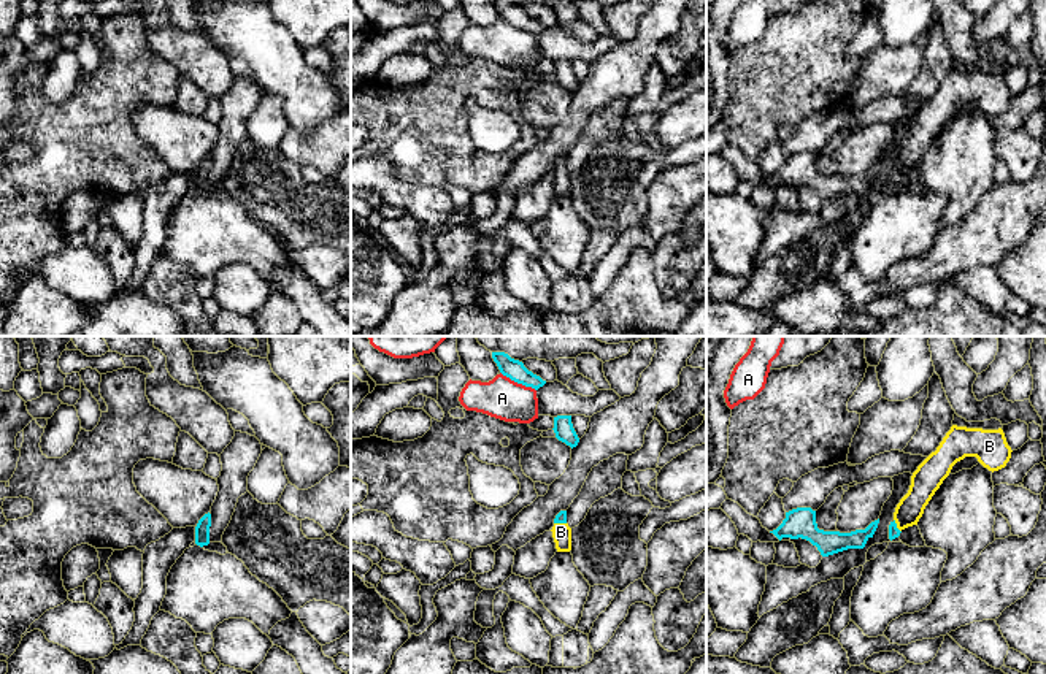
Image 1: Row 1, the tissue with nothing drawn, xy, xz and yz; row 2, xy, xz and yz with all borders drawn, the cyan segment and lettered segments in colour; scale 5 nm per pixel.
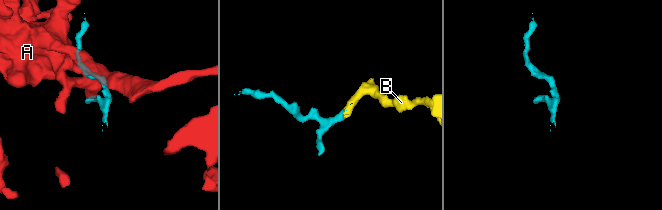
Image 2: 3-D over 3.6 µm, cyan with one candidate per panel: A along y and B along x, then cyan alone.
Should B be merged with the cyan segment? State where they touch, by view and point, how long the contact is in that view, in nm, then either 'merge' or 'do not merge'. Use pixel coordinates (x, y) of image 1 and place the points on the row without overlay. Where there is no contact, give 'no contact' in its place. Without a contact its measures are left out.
yz (896, 170) | 80 nm | merge

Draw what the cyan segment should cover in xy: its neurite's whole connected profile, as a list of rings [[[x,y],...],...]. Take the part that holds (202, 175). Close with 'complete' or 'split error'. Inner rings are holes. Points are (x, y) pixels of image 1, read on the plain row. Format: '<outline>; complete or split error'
[[[205,159],[195,171],[195,189],[203,192],[210,189],[211,159]]]; complete

